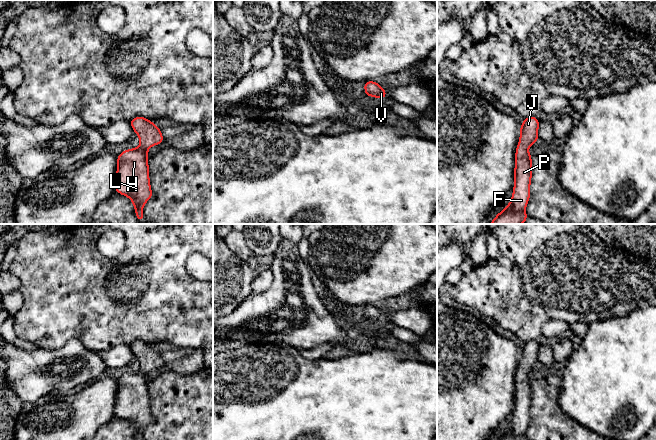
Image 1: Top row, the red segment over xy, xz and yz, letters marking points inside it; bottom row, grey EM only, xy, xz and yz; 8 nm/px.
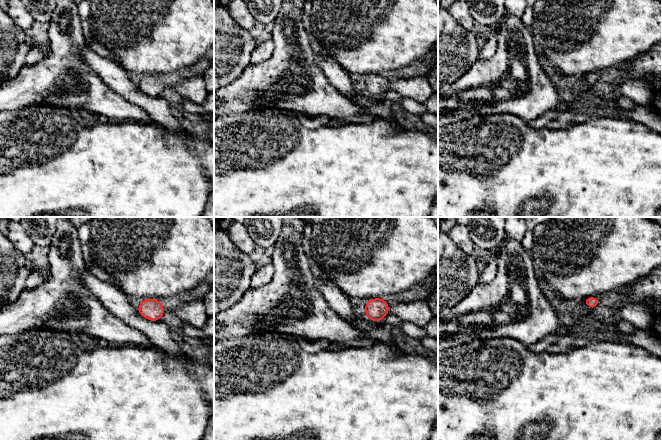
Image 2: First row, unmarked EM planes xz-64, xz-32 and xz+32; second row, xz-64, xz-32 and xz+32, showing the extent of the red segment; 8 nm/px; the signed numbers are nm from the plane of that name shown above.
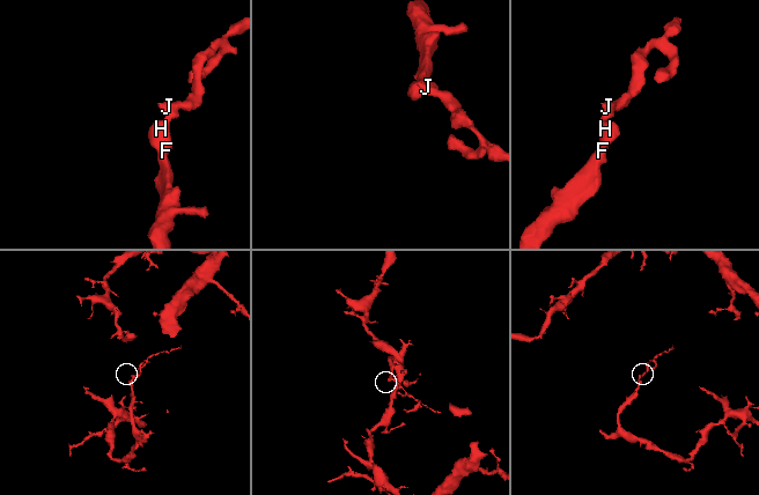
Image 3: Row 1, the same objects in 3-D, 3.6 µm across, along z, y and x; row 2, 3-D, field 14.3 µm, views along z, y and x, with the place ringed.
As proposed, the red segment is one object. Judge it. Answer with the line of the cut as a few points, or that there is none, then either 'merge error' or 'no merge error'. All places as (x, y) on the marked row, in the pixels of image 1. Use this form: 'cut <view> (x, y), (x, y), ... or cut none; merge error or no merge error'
cut none; no merge error

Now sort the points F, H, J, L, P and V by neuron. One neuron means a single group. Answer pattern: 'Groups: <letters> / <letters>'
Groups: F H J L P V

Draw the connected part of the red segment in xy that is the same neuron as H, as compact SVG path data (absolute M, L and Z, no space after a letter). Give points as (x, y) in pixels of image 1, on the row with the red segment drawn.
M138 116L129 120L134 132L140 138L137 149L127 149L117 156L117 173L114 184L115 192L129 197L135 207L139 222L146 218L142 208L153 197L149 180L149 147L165 141L160 129L149 119Z

